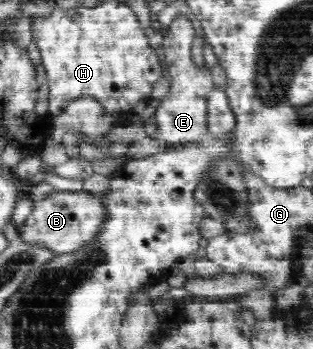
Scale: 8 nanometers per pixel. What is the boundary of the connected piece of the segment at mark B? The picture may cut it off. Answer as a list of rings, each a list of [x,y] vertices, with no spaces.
[[[83,190],[55,191],[46,199],[35,202],[31,215],[28,215],[28,218],[18,226],[19,235],[23,242],[49,248],[57,256],[70,254],[97,237],[97,233],[101,231],[107,219],[105,209],[106,204],[100,194]]]

